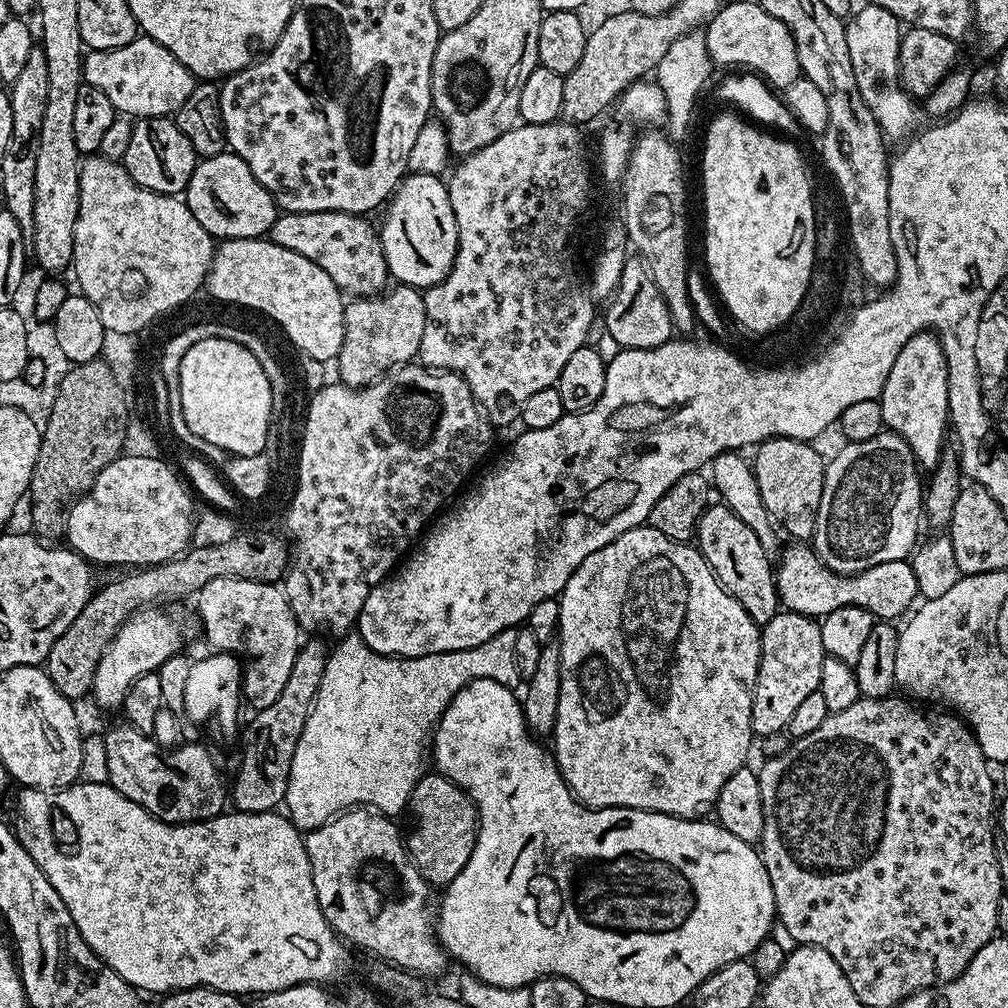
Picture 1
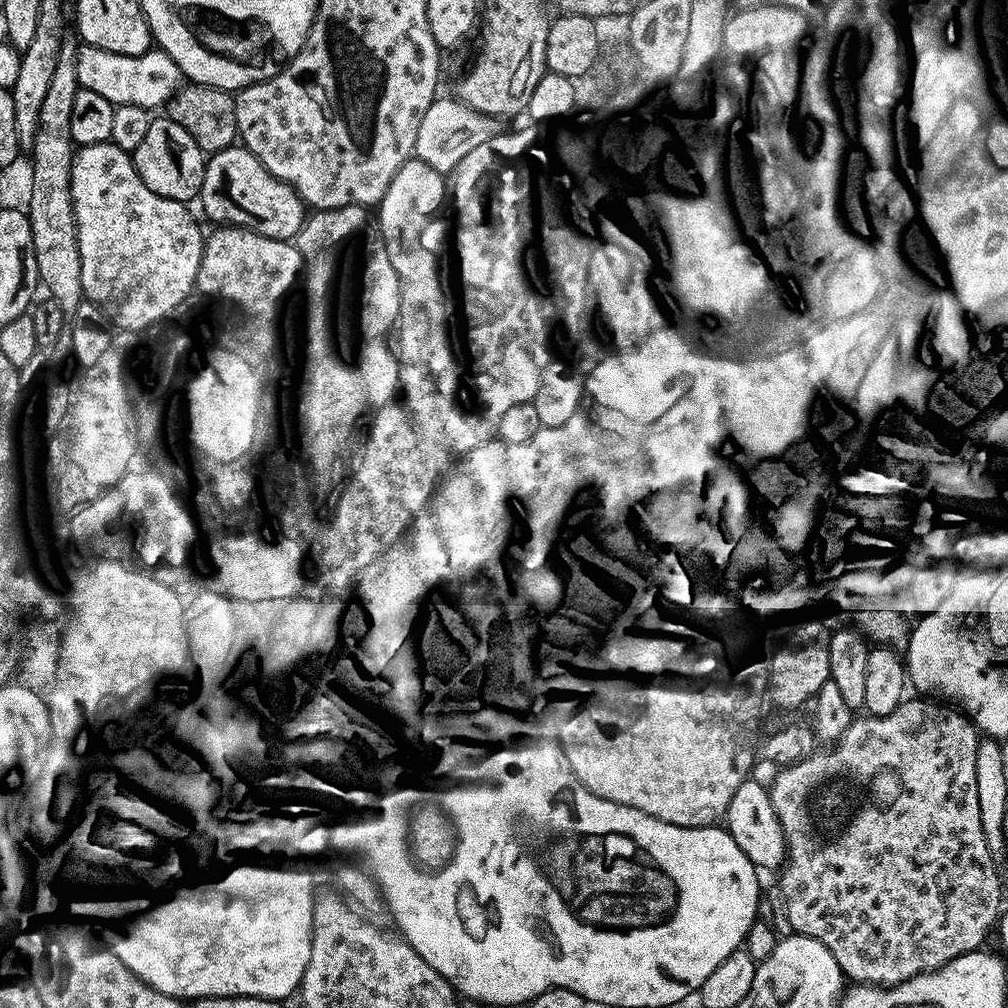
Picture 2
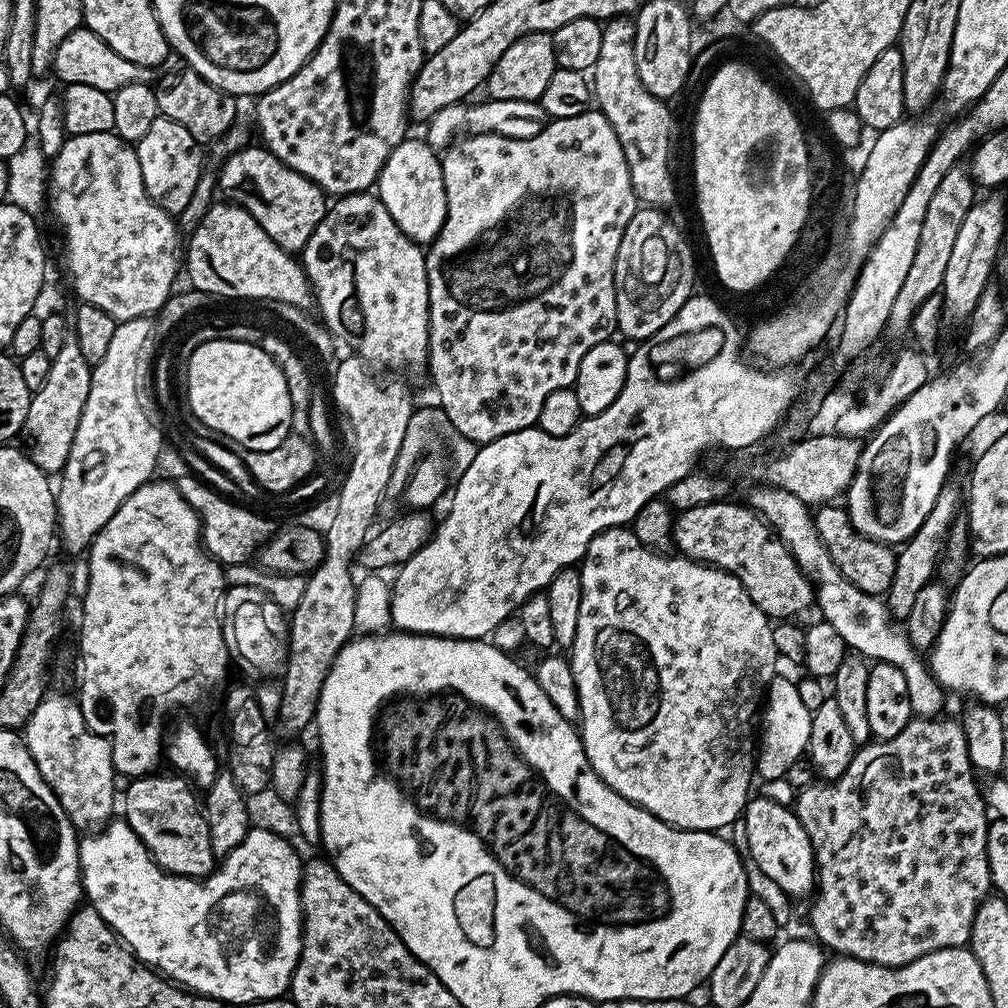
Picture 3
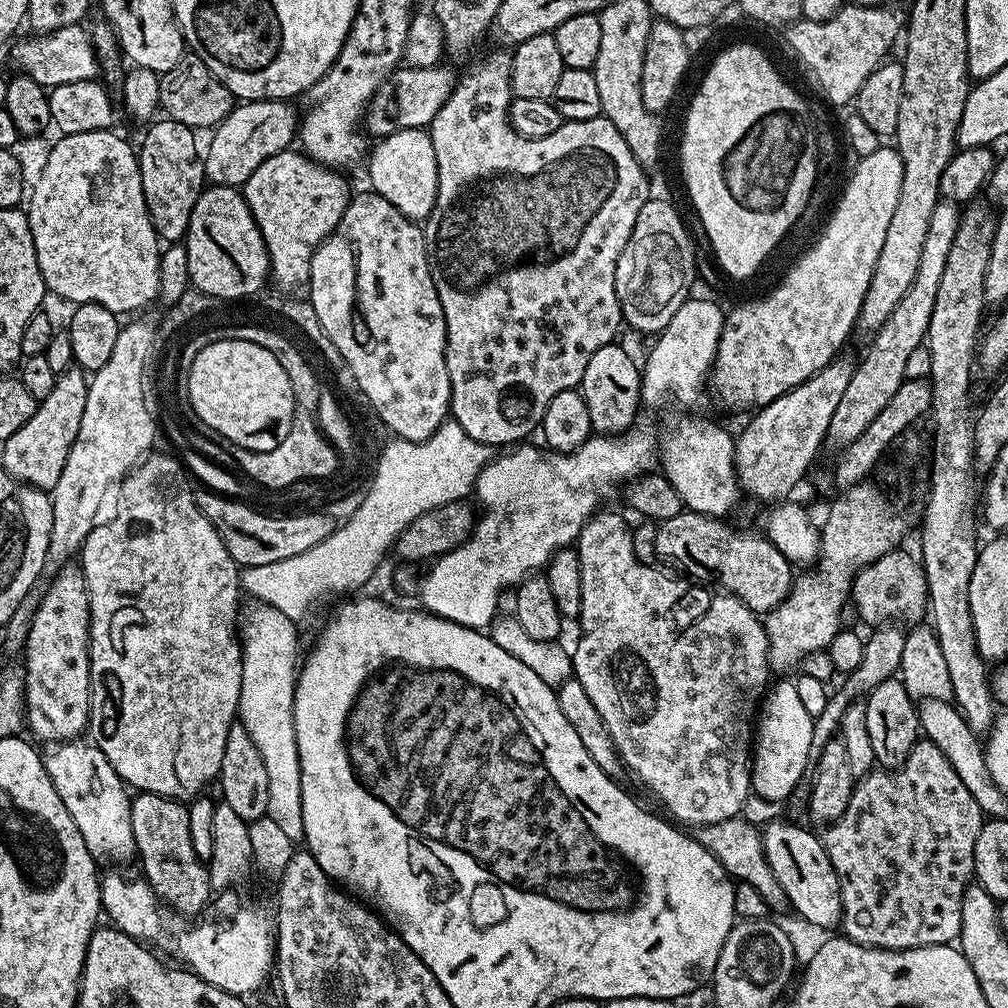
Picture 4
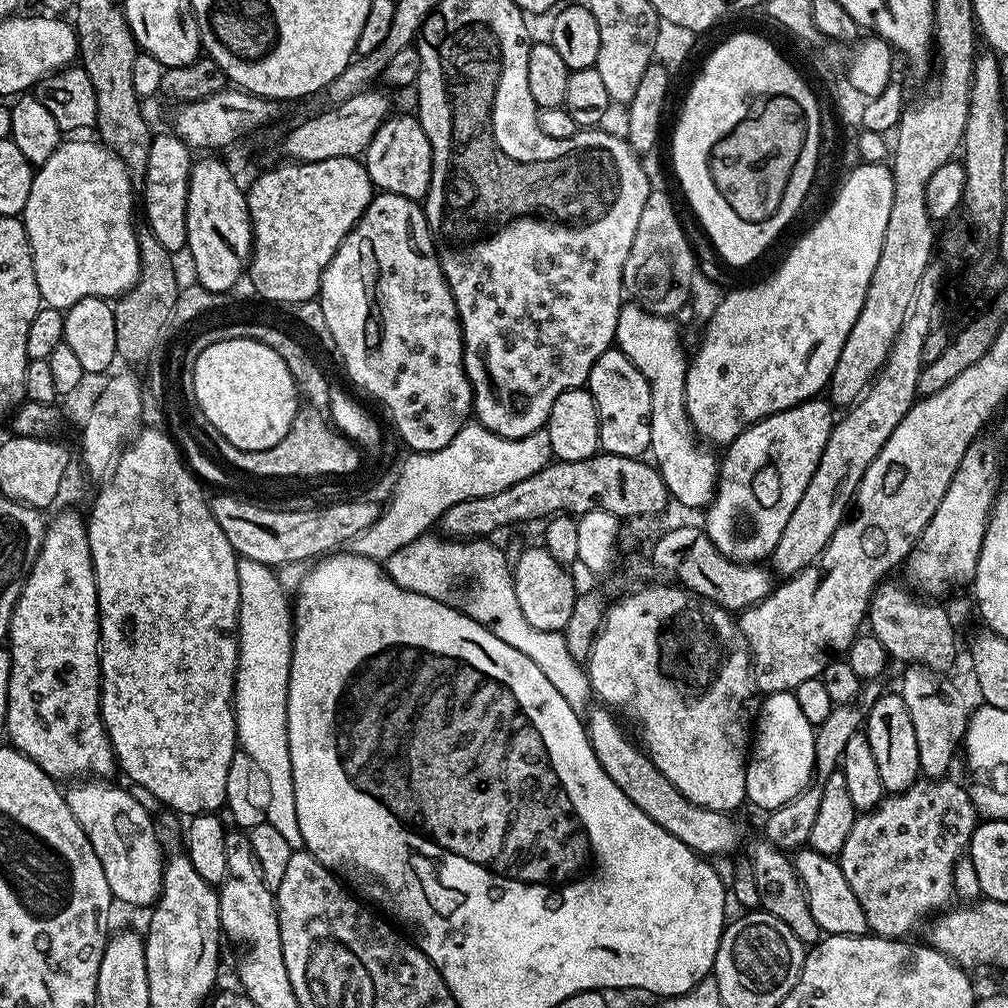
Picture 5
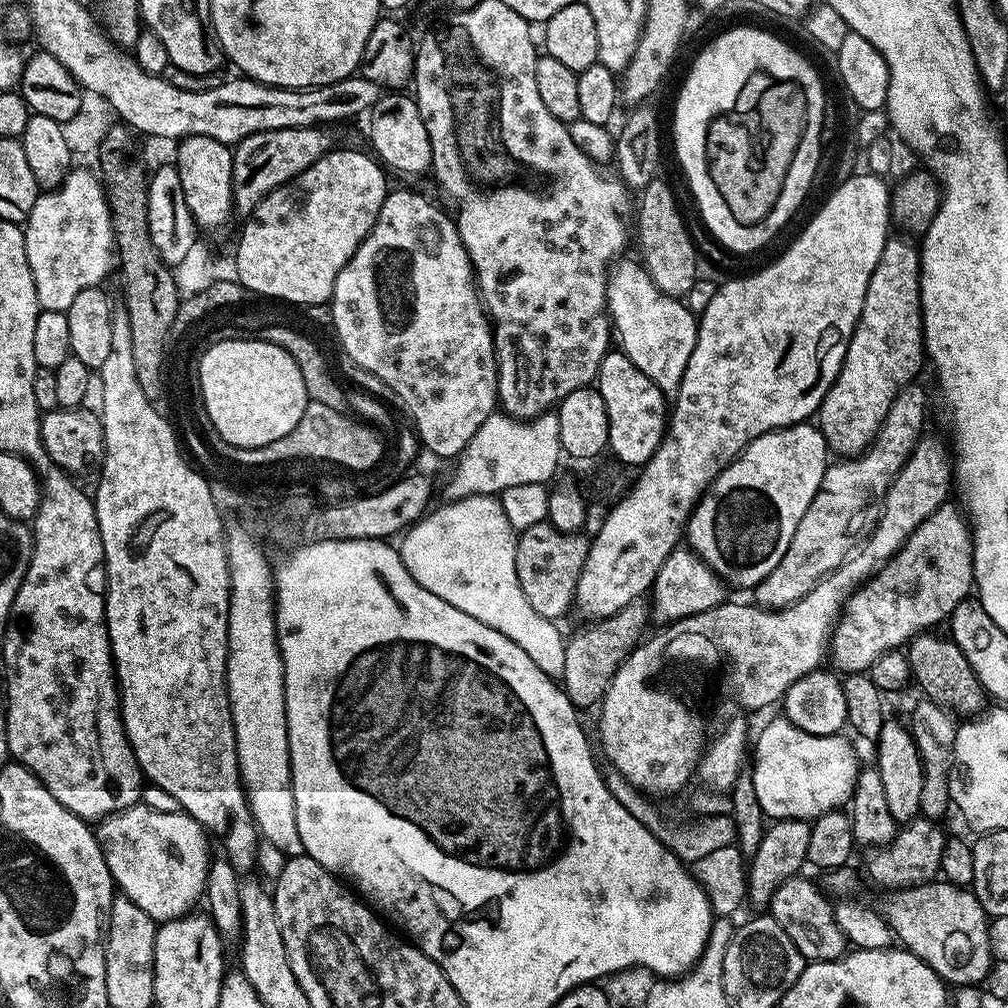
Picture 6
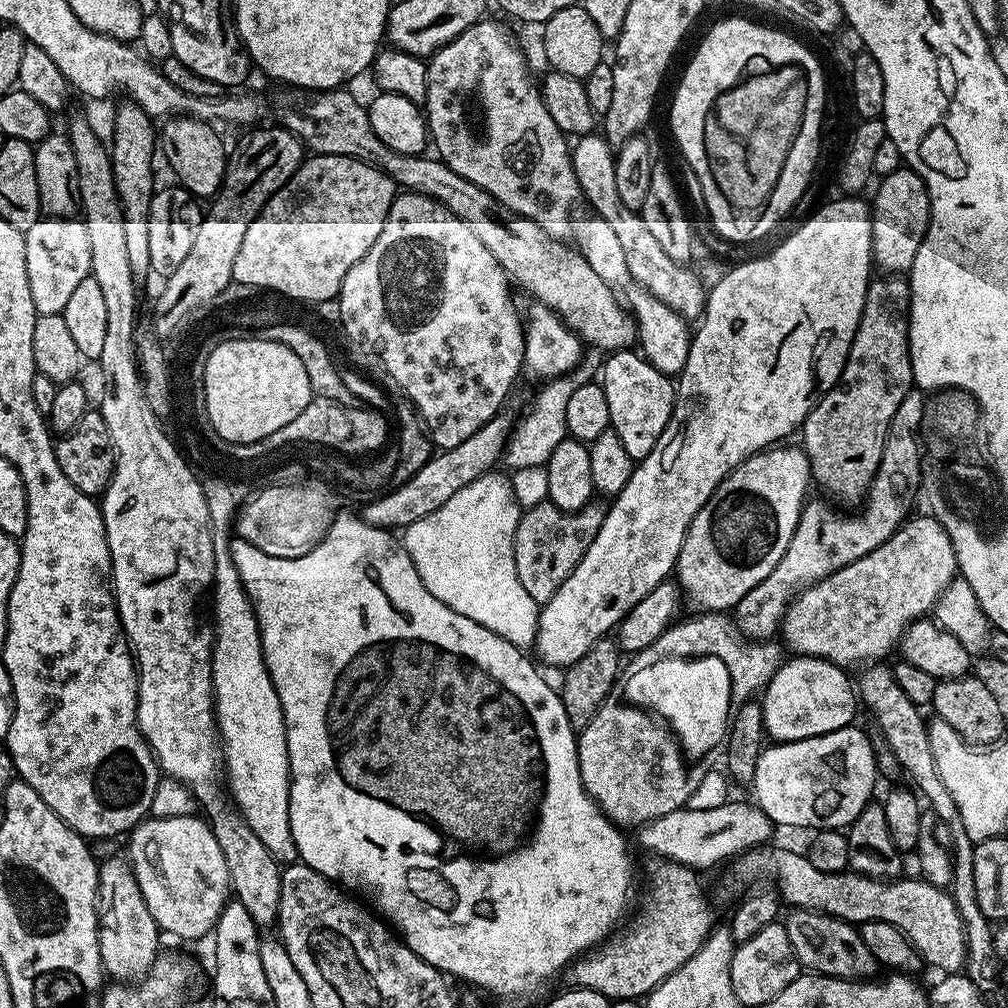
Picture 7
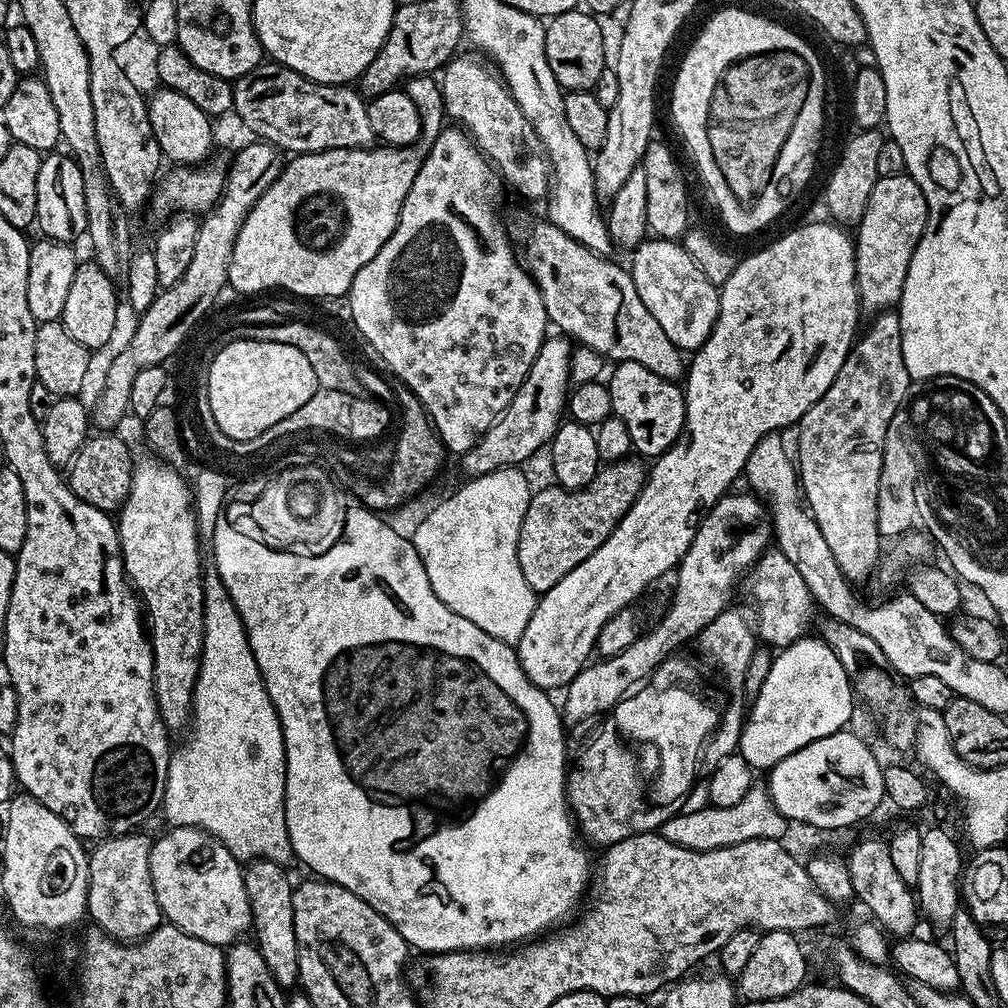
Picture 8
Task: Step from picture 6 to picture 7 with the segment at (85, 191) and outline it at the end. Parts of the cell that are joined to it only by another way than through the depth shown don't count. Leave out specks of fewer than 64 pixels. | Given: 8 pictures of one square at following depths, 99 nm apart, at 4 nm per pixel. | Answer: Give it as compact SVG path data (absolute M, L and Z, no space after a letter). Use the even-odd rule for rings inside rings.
M41 218L24 233L26 242L26 274L30 278L30 298L34 298L37 313L59 316L78 282L90 275L90 234L80 218Z

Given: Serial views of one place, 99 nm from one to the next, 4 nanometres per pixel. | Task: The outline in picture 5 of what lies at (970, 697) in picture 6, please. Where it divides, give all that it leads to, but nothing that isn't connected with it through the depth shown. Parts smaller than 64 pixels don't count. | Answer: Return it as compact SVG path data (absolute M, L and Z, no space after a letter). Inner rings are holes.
M881 583L873 592L872 601L868 603L866 624L867 627L872 627L869 628L871 635L876 636L878 642L882 642L893 661L901 660L901 665L904 666L921 665L936 674L947 673L947 668L956 660L958 632L948 616L947 607L943 603L921 598L903 583L888 583Z

